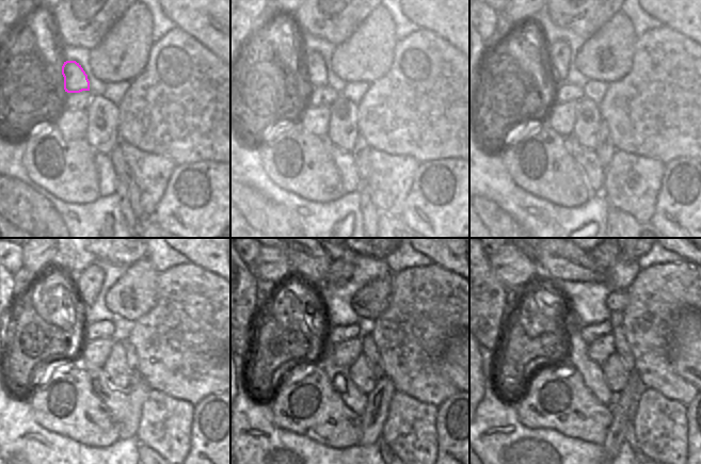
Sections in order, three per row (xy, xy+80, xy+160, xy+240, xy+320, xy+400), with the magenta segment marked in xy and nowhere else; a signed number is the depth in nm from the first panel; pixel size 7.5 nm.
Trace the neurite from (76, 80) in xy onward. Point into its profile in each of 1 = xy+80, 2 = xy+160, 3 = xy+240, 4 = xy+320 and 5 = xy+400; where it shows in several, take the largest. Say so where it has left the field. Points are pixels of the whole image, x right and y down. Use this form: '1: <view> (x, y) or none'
1: xy+80 (315, 68)
2: xy+160 (558, 53)
3: xy+240 (88, 286)
4: xy+320 (339, 272)
5: xy+400 (604, 259)

